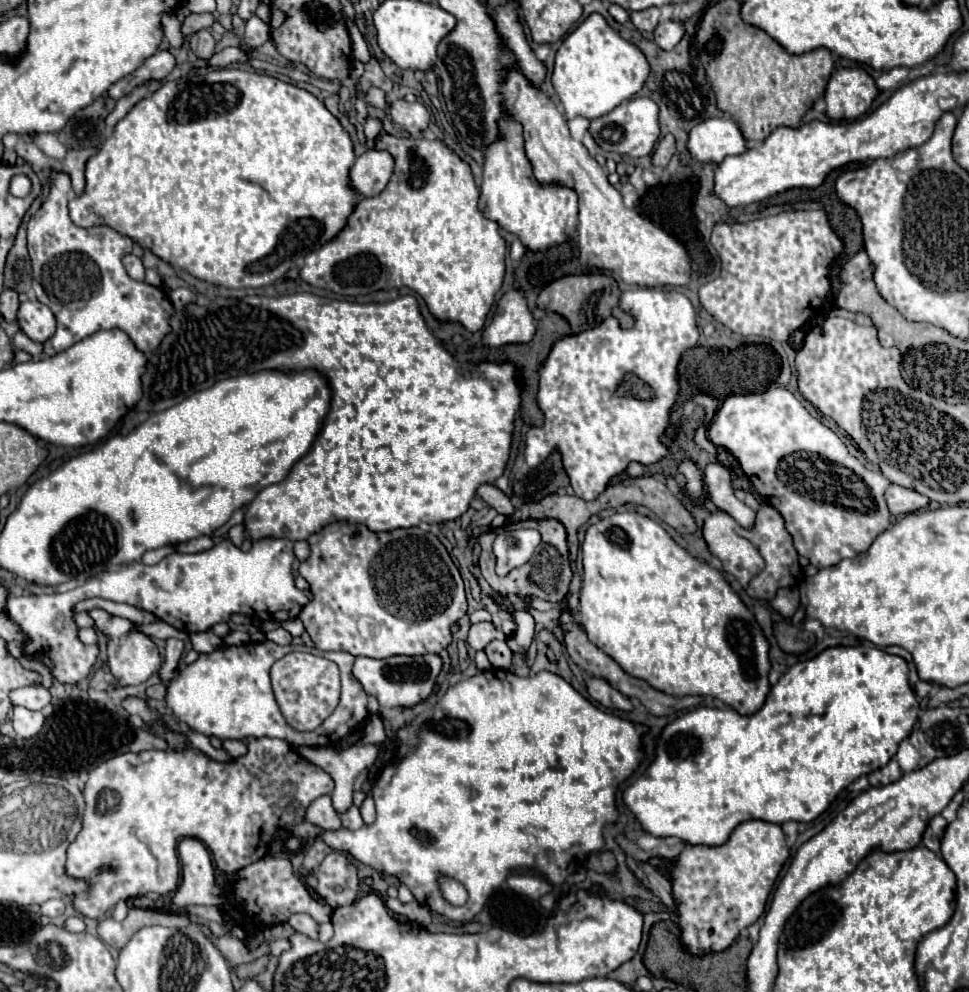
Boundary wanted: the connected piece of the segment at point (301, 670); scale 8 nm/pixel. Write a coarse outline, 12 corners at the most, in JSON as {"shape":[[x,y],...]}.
{"shape":[[290,652],[272,688],[294,730],[315,730],[338,706],[338,666]]}

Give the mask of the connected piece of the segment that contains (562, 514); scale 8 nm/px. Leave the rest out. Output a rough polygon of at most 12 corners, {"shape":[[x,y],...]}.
{"shape":[[546,496],[538,502],[544,518],[568,532],[572,560],[578,552],[578,528],[590,520],[590,504],[576,496]]}

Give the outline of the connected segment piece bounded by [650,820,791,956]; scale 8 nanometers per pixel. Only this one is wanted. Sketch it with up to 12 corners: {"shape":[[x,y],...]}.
{"shape":[[778,824],[650,858],[684,950],[726,950],[762,916],[790,856]]}

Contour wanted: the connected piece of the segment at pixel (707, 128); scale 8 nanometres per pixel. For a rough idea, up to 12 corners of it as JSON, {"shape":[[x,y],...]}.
{"shape":[[710,118],[690,130],[686,150],[718,164],[742,154],[746,140],[734,120]]}

